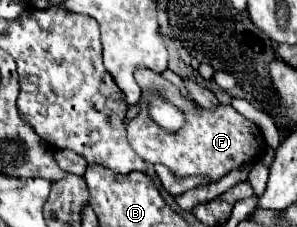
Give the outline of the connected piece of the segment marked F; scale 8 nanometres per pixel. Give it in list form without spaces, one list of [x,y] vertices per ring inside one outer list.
[[[136,68],[136,82],[142,88],[142,94],[148,94],[150,90],[158,90],[166,96],[172,104],[176,104],[186,114],[186,124],[176,132],[170,134],[162,130],[142,108],[142,112],[130,120],[128,124],[128,142],[136,150],[136,154],[146,162],[162,162],[168,166],[176,176],[208,176],[210,180],[220,180],[230,170],[238,168],[240,164],[254,160],[264,150],[264,140],[258,130],[258,126],[250,120],[246,120],[242,114],[238,114],[232,106],[220,104],[214,110],[196,110],[188,100],[180,96],[180,92],[166,82],[160,74],[148,72],[148,68]]]

